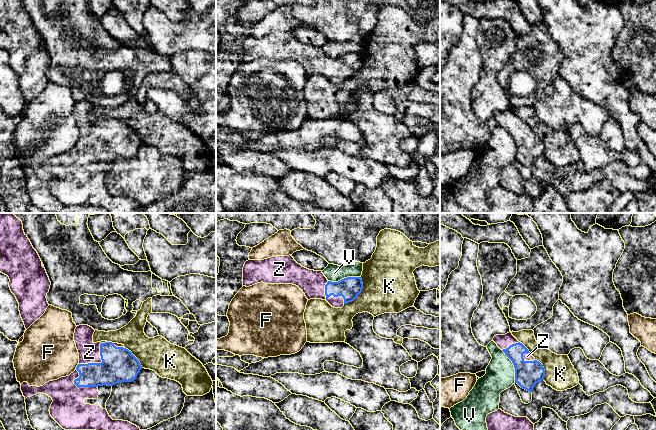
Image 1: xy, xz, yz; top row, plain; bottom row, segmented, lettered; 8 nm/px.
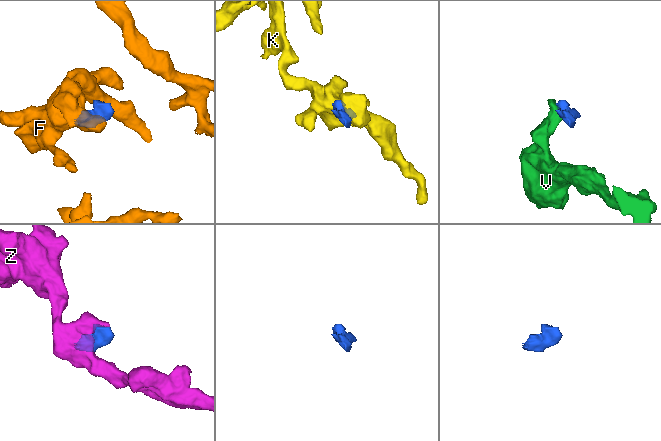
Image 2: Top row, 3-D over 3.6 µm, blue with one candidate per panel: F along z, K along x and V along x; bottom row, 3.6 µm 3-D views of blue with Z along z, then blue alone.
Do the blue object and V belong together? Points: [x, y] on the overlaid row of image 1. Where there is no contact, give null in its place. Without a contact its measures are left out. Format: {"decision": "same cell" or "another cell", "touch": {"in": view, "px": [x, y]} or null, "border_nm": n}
{"decision": "another cell", "touch": {"in": "xz", "px": [344, 278]}, "border_nm": 260}

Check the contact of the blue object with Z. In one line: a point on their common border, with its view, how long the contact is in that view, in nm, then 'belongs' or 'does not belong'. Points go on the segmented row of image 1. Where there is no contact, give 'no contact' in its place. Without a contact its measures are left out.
meets blue in xy at (102, 361); contact 300 nm long; belongs

